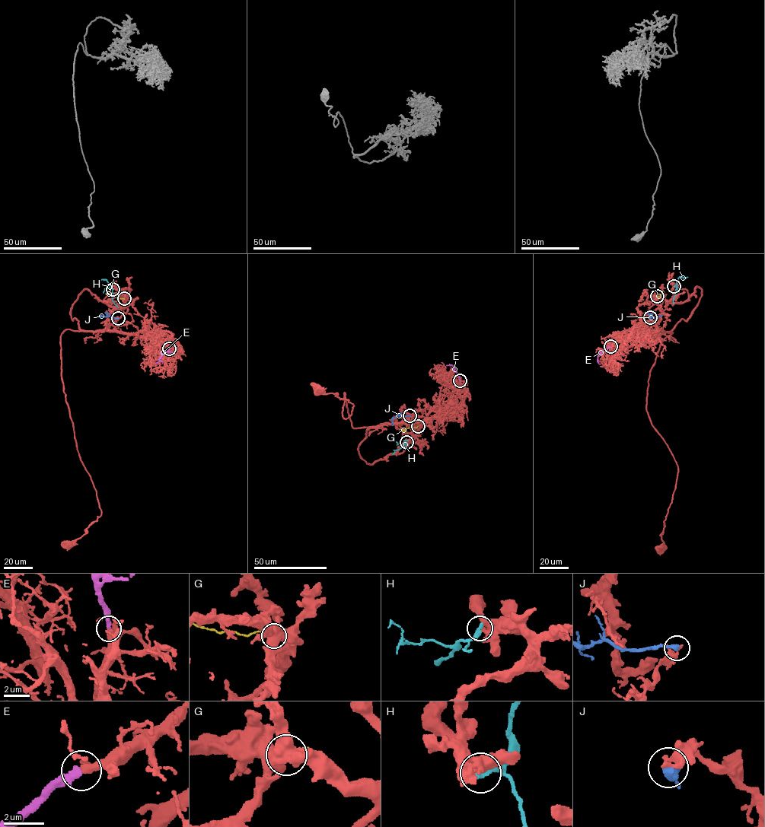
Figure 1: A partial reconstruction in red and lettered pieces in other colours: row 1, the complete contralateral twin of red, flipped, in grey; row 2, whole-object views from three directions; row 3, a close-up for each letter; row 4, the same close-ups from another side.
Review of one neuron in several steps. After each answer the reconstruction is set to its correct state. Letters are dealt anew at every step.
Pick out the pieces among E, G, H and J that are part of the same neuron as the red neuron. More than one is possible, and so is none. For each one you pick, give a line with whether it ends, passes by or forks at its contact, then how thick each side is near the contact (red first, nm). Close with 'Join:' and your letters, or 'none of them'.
E: It ends there. Thickness 480 nm (red) against 360 nm
Join: E

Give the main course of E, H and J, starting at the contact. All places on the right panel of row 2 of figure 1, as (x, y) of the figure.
E: (610, 346), (598, 355), (599, 364)
H: (674, 286), (680, 276), (687, 277)
J: (650, 317), (662, 315)

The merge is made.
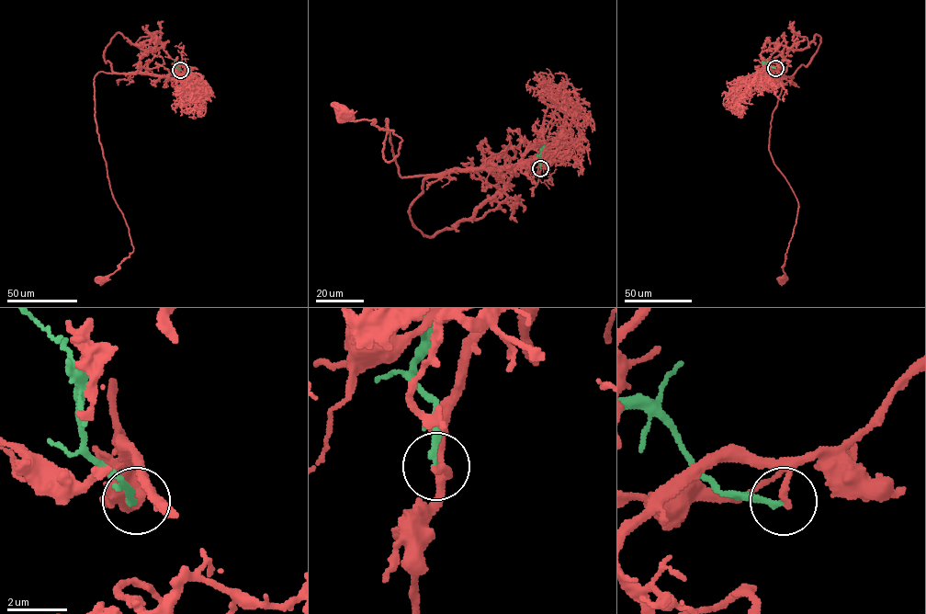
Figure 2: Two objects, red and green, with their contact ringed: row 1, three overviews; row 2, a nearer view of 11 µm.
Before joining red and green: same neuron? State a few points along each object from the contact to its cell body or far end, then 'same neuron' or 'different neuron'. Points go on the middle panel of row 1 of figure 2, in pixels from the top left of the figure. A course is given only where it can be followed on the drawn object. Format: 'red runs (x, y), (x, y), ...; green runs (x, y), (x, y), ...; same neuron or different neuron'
red runs (540, 168), (545, 154), (402, 177), (388, 120), (387, 162), (400, 139), (339, 112); green runs (540, 168), (539, 154), (545, 147); different neuron

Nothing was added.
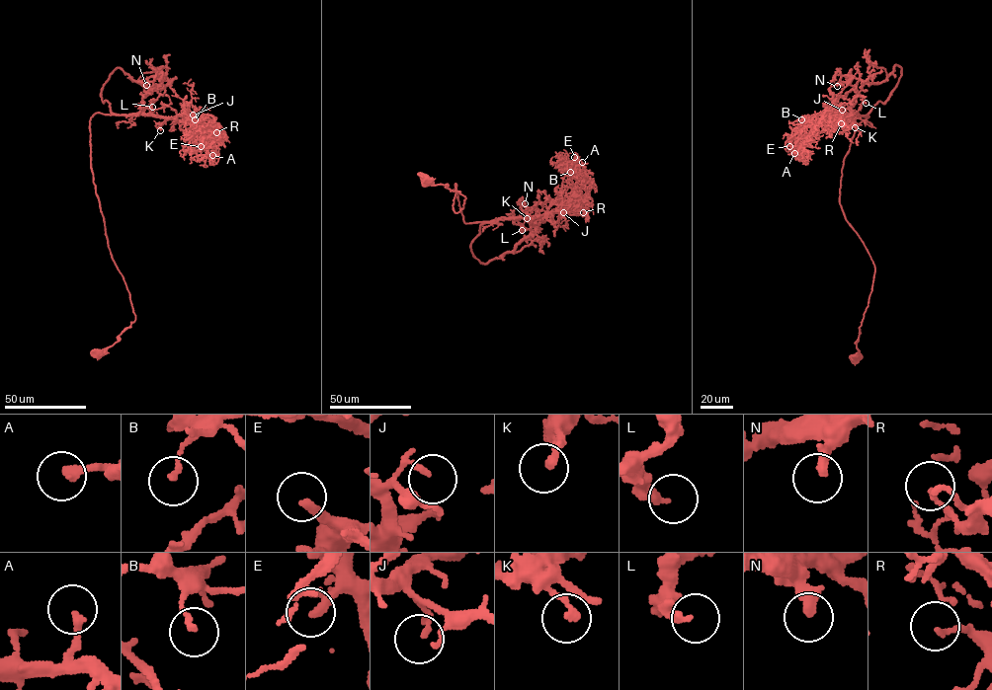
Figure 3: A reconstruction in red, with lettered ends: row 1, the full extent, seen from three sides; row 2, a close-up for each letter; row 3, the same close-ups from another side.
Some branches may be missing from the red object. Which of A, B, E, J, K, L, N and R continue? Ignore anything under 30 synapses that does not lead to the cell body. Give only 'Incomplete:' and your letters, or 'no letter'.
Incomplete: E

